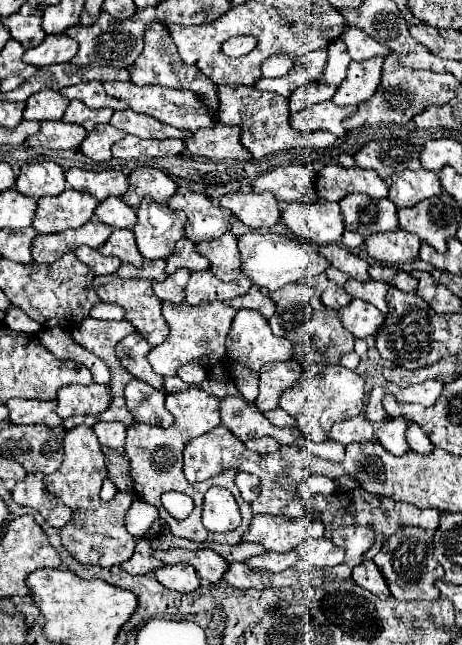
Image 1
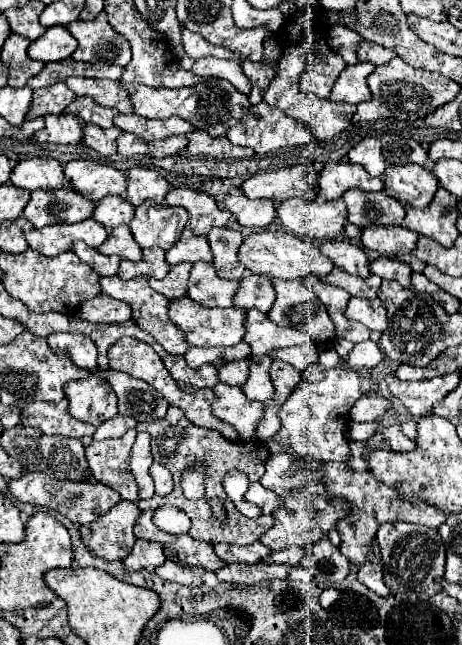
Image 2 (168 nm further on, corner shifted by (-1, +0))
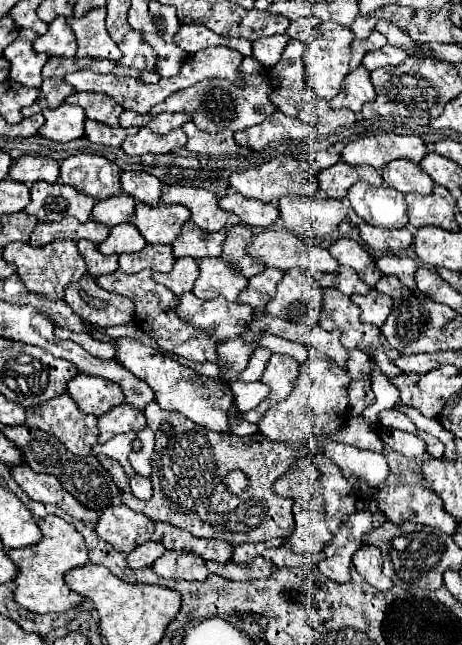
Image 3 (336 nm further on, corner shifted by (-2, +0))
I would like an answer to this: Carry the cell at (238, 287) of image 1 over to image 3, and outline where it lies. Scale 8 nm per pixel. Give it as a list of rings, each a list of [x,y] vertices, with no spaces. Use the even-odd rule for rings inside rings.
[[[207,257],[199,261],[199,277],[195,281],[193,293],[199,299],[215,299],[225,297],[229,301],[235,301],[241,289],[247,287],[247,279],[233,269],[231,263],[227,263],[221,257]]]

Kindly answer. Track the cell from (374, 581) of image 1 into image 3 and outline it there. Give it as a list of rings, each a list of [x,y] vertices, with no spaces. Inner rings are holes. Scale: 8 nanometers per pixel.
[[[363,545],[355,555],[353,555],[353,565],[357,567],[359,575],[375,589],[379,591],[389,591],[393,587],[393,581],[381,573],[381,551],[375,547]]]

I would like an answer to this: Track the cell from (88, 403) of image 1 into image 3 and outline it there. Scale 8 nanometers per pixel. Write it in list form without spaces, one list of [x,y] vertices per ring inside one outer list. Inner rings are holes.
[[[79,373],[67,383],[67,393],[73,397],[77,407],[81,407],[81,411],[97,417],[125,401],[125,395],[117,383],[85,373]]]

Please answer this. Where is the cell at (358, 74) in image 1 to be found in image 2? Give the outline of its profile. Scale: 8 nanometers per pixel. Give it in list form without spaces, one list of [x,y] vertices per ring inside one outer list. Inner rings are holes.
[[[356,63],[356,65],[348,65],[340,79],[336,81],[336,87],[330,93],[332,101],[346,101],[346,103],[362,103],[370,99],[370,91],[368,91],[368,75],[374,71],[376,67],[372,63]]]

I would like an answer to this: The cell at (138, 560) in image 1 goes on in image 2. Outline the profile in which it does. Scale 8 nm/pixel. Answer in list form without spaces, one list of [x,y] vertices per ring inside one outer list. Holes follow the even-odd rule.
[[[138,539],[132,553],[124,559],[124,565],[128,571],[138,571],[138,569],[154,569],[160,567],[166,561],[162,553],[162,545],[154,541],[144,541]]]

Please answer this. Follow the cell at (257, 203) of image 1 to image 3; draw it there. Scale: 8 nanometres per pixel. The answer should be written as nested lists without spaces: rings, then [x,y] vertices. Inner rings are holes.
[[[231,193],[219,199],[219,207],[235,213],[249,227],[267,227],[277,221],[279,211],[273,203],[247,199],[241,193]]]

